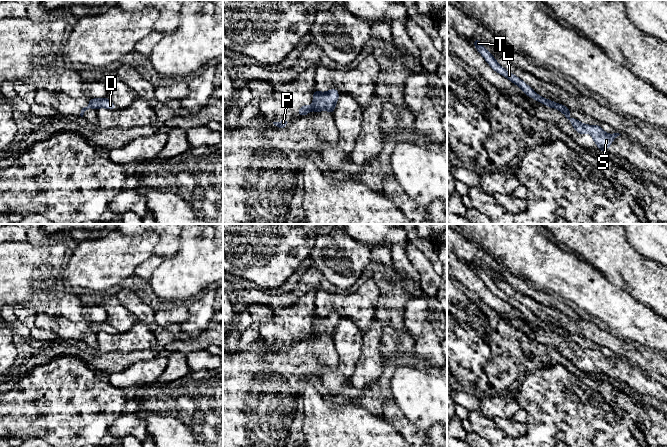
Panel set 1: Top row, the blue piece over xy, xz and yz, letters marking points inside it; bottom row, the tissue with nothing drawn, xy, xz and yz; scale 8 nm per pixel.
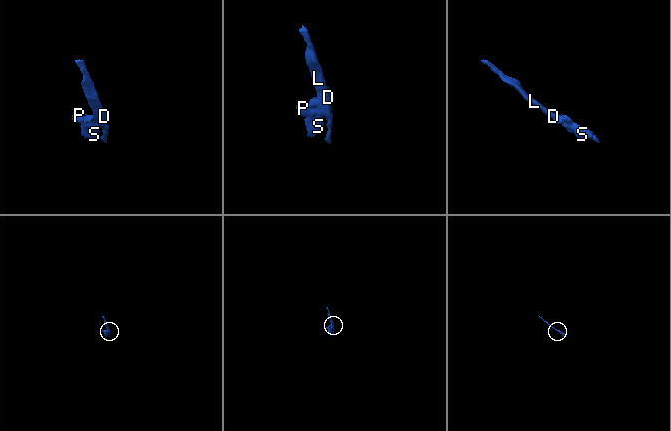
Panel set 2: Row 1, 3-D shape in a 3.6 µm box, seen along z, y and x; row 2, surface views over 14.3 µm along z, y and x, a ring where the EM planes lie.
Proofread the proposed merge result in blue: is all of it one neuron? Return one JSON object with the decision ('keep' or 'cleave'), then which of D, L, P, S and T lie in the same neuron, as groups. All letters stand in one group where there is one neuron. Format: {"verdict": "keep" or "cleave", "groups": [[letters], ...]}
{"verdict": "cleave", "groups": [["D", "L", "T"], ["P", "S"]]}

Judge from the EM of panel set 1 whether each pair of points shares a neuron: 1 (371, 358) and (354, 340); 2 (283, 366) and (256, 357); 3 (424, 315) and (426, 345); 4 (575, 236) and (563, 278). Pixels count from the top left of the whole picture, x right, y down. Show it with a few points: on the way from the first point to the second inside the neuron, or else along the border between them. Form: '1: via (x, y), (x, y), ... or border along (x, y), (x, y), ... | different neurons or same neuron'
1: border along (363, 333), (360, 357), (355, 369) | different neurons
2: via (276, 364), (263, 362) | same neuron
3: via (424, 322), (425, 338) | same neuron
4: border along (568, 249), (591, 264) | different neurons

